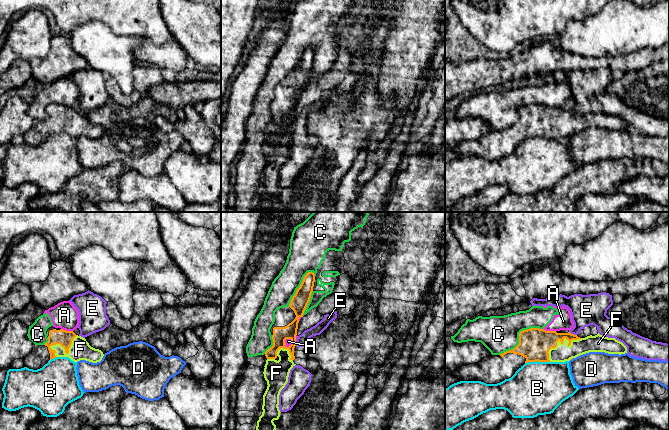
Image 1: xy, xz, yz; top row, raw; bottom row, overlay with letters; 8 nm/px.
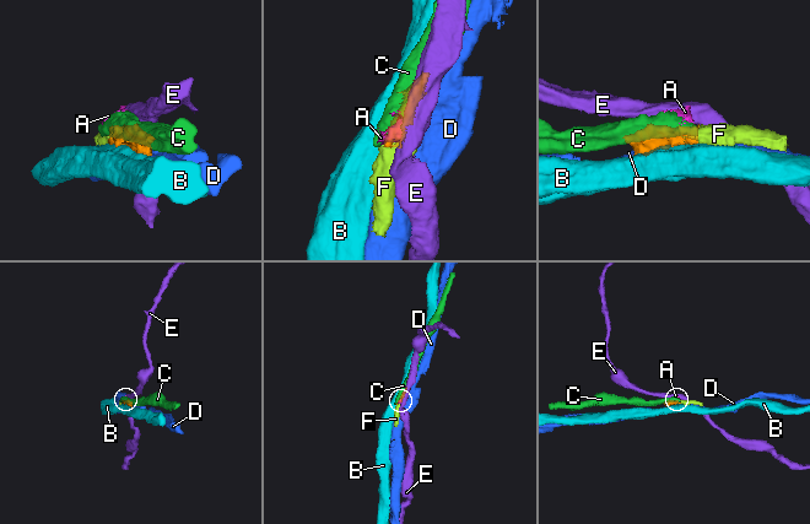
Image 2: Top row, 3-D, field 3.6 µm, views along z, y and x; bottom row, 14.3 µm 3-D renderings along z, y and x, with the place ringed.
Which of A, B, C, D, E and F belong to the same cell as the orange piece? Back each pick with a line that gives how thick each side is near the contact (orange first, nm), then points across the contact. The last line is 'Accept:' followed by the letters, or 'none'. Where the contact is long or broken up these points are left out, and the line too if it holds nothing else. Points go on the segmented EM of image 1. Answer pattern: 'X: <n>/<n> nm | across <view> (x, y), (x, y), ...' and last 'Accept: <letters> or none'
F: 260/140 nm
Accept: F

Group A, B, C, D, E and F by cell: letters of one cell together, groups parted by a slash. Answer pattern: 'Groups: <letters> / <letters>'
Groups: A C / B / D / E / F

